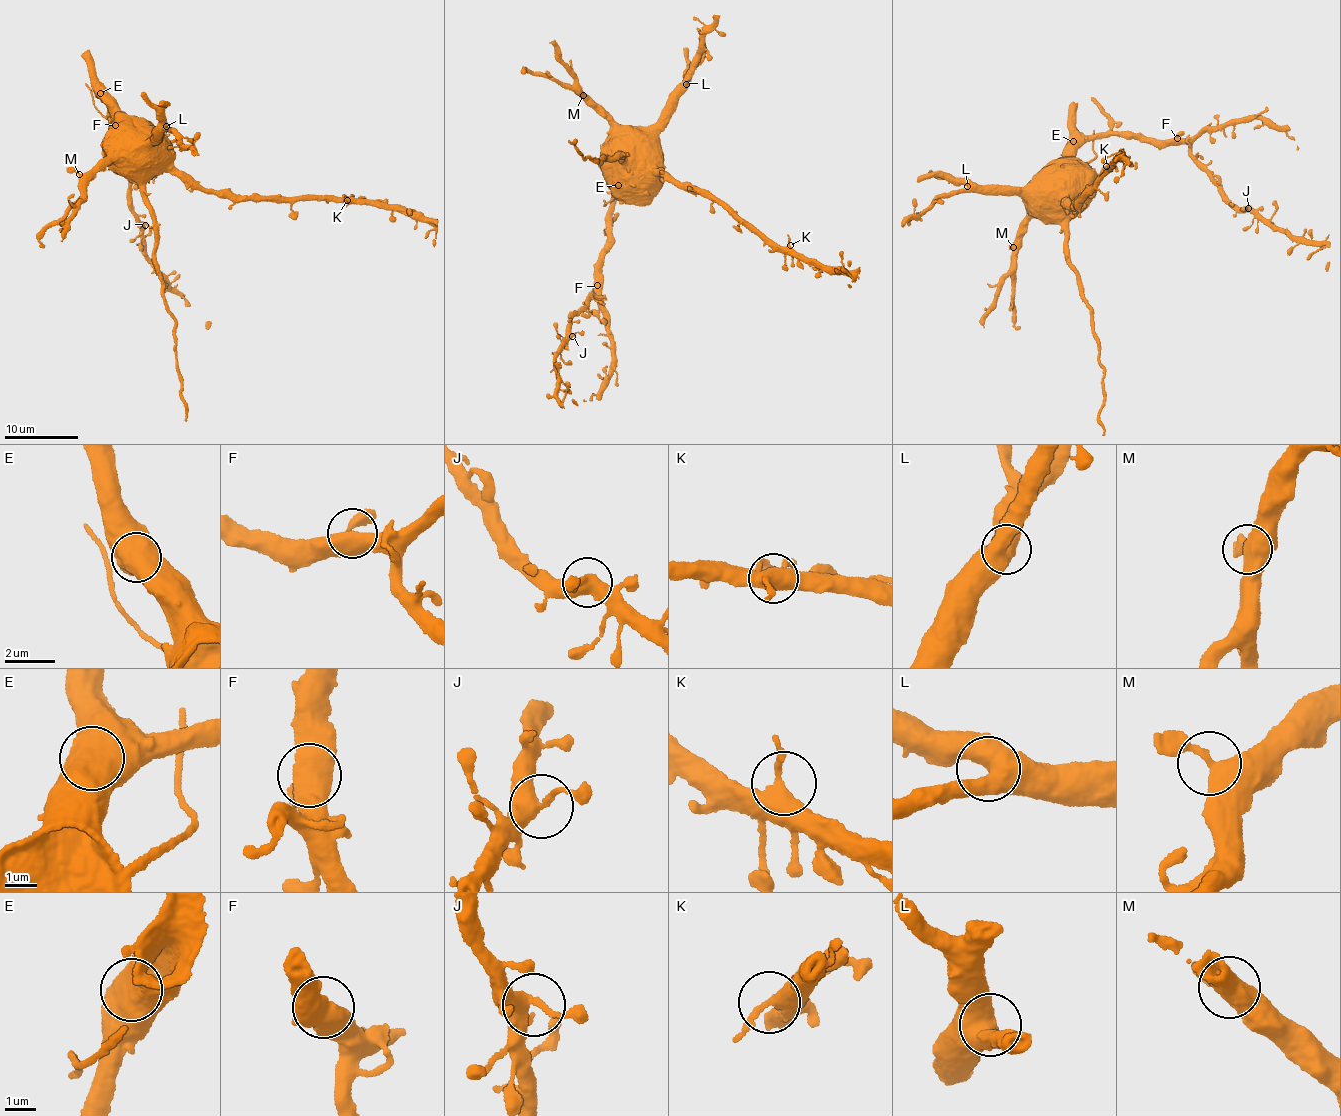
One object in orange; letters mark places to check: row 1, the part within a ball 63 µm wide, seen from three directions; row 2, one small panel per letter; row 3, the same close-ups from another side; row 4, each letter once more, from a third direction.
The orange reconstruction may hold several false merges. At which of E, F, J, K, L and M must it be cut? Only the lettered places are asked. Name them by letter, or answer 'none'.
none

